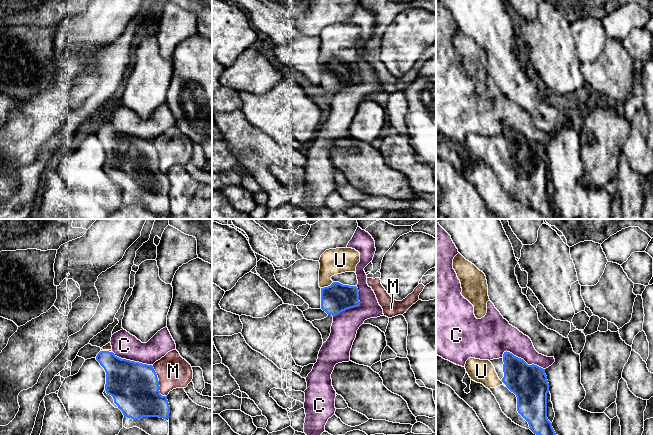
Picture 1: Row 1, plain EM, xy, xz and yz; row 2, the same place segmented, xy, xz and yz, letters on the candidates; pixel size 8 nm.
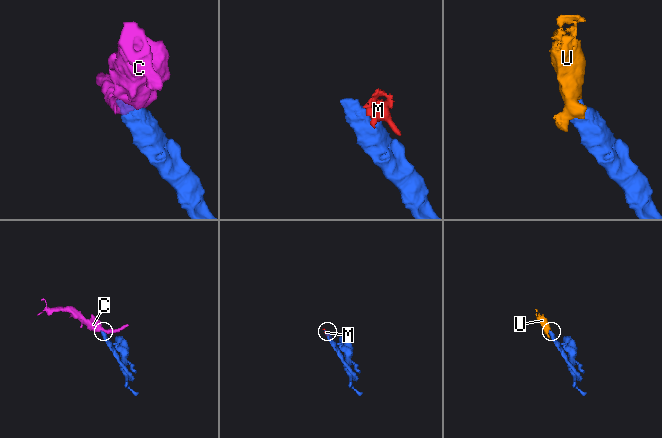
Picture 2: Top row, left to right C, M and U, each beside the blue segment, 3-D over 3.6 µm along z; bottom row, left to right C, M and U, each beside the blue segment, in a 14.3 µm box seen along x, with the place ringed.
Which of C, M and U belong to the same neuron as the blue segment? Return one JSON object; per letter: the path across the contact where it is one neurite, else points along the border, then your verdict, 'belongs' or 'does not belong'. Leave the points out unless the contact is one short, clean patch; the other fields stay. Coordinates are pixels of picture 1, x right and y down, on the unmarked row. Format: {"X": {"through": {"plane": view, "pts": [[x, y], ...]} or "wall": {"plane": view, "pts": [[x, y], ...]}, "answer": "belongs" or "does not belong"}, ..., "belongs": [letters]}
{"C": {"answer": "does not belong"}, "M": {"wall": {"plane": "xy", "pts": [[158, 157], [159, 168], [166, 172]]}, "answer": "does not belong"}, "U": {"answer": "belongs"}, "belongs": ["U"]}

